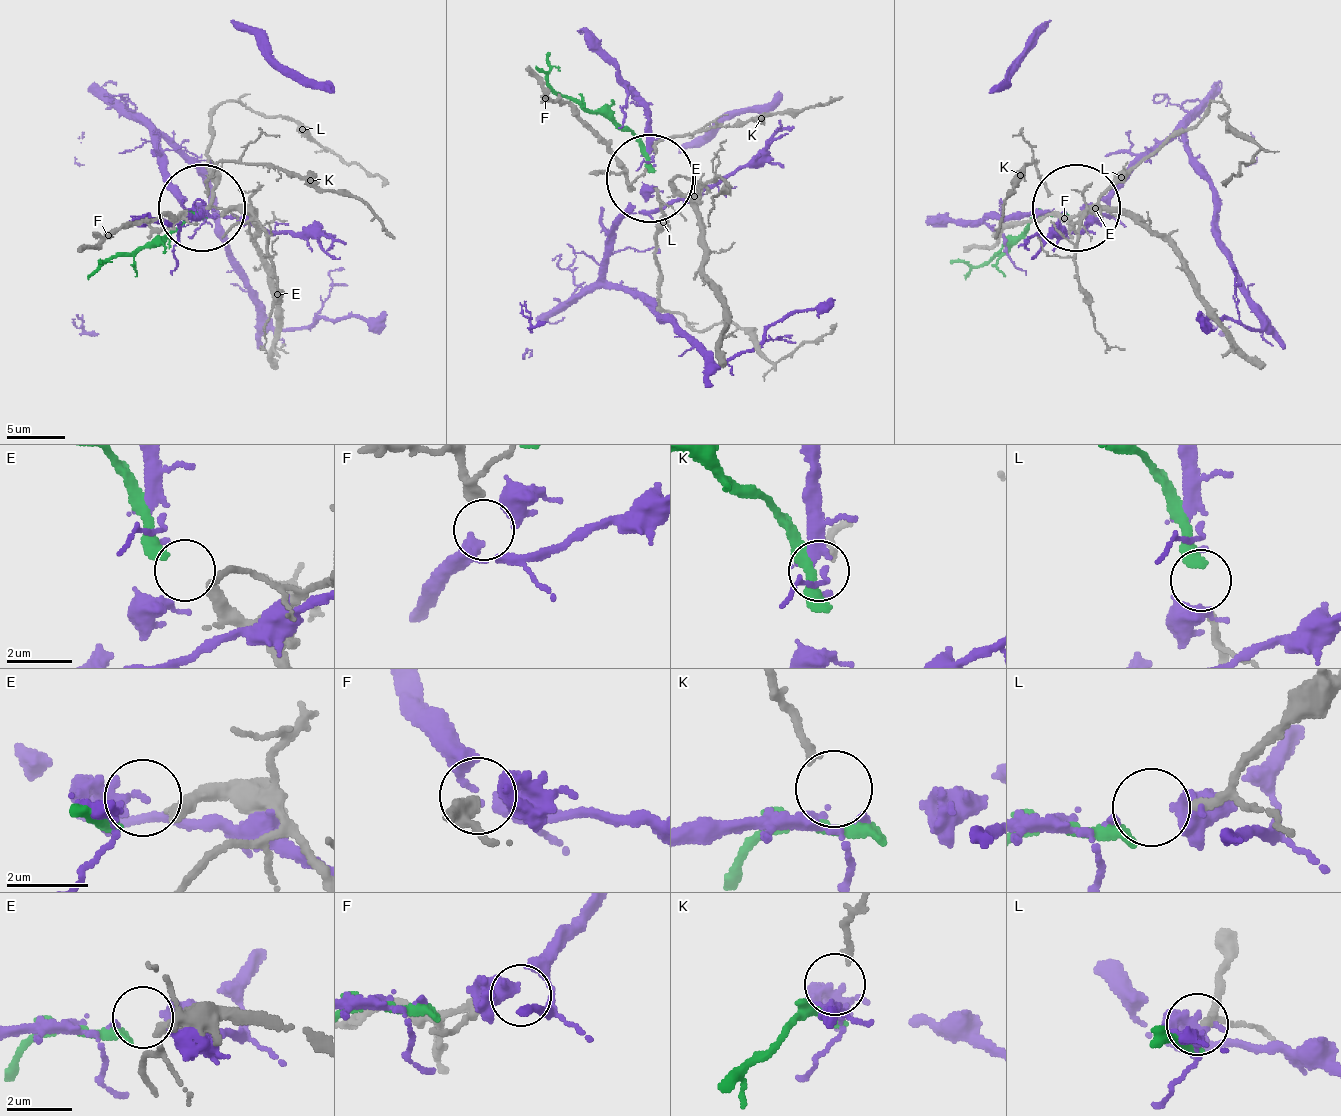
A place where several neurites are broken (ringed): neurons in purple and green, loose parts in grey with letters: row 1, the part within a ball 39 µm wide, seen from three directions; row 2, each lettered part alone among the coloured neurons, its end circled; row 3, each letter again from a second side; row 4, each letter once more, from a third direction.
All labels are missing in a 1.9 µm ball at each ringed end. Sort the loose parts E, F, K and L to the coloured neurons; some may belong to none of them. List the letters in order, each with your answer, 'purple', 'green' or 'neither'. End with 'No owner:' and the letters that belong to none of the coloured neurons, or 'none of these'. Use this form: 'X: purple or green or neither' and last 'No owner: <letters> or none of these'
E: green
F: neither
K: purple
L: neither
No owner: F, L

